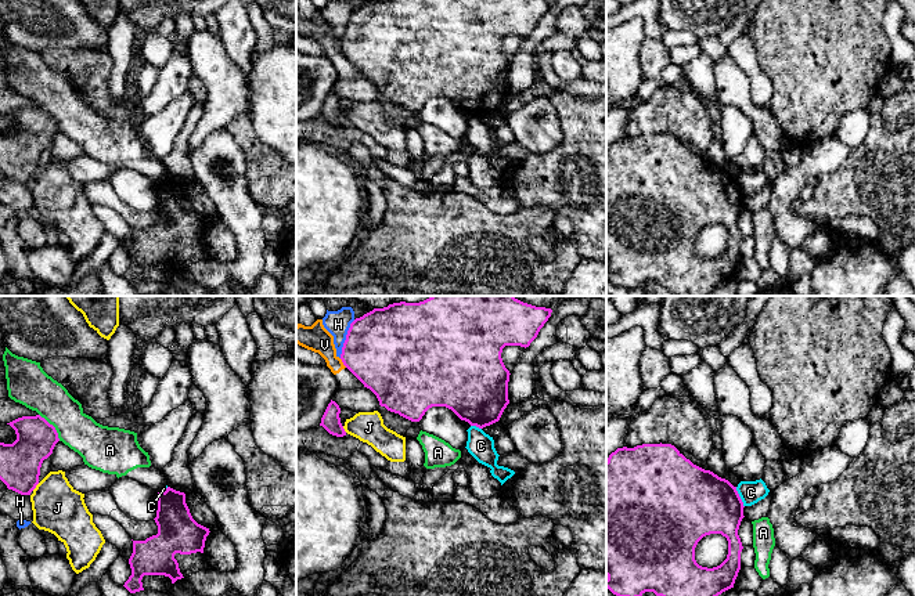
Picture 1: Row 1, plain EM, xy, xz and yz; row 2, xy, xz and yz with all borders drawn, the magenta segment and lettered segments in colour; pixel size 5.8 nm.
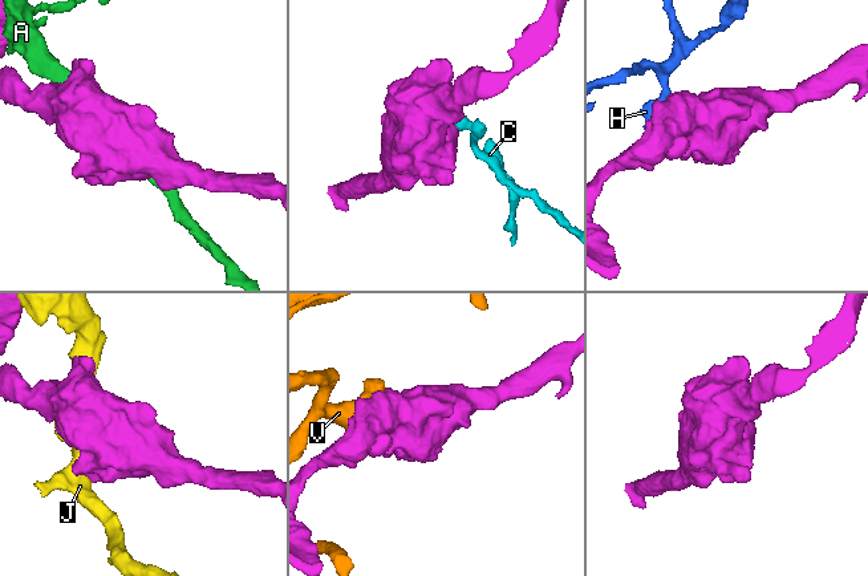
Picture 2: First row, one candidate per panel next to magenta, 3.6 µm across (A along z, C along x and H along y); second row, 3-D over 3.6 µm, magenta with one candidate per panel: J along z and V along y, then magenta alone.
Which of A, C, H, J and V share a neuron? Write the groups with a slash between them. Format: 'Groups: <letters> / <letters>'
Groups: A / C / H / J / V

